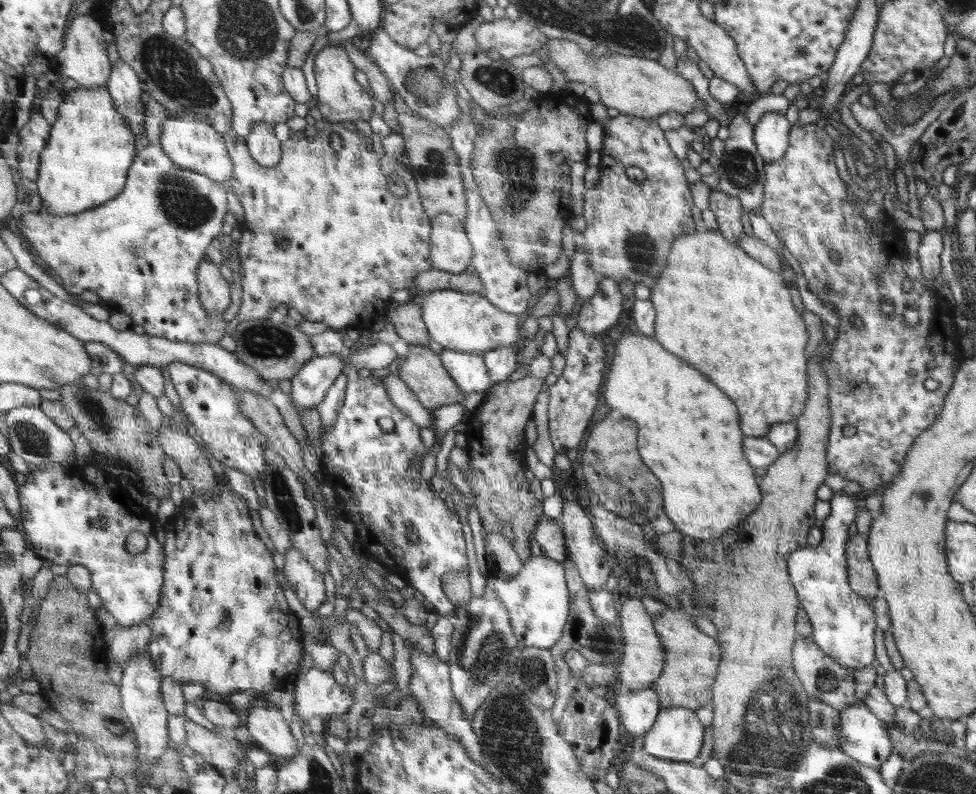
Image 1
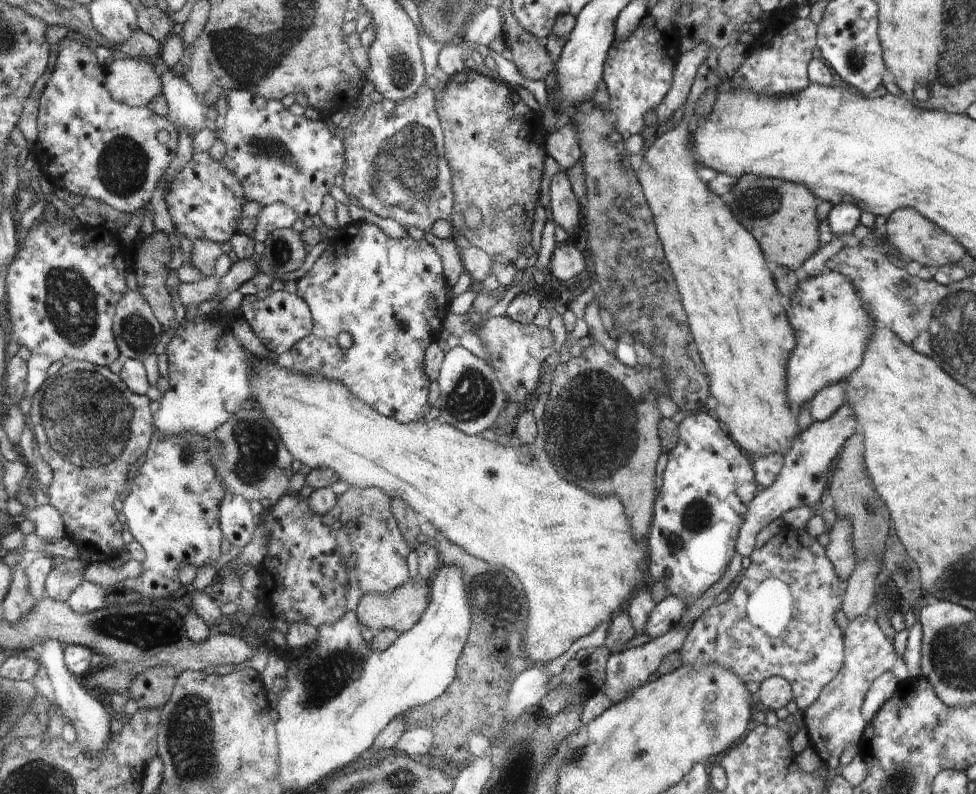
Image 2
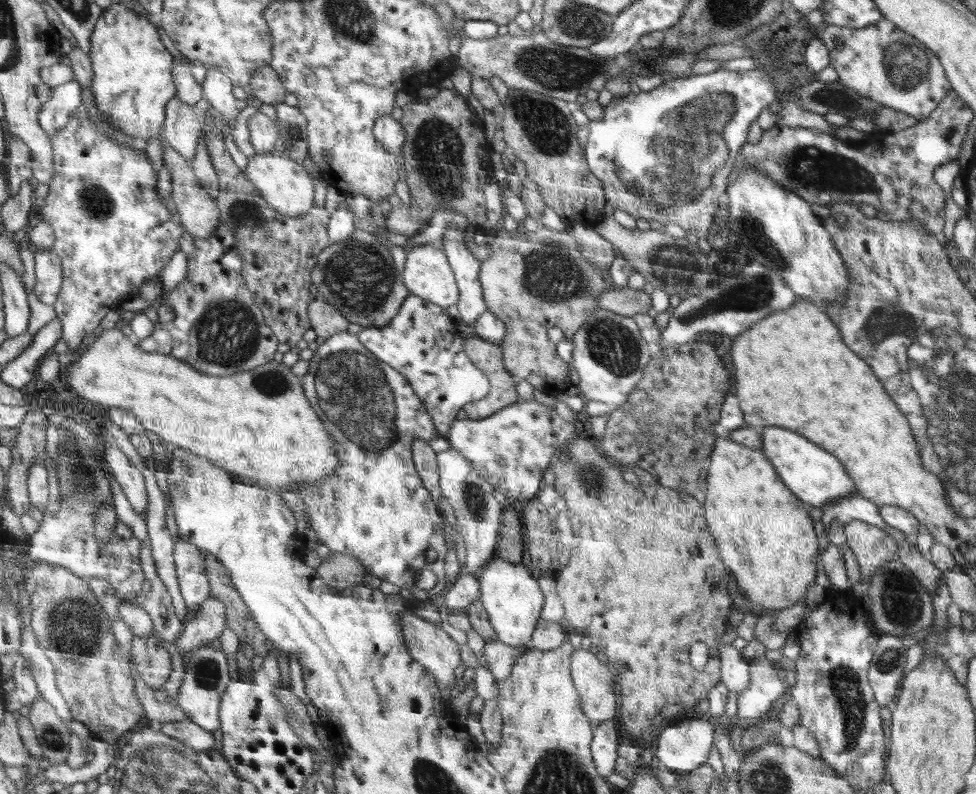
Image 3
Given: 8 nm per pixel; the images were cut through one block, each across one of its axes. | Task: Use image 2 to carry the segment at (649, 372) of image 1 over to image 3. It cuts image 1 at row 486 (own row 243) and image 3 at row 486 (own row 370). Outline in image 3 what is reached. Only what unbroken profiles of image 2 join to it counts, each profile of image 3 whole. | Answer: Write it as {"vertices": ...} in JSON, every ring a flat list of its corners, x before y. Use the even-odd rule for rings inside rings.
{"vertices":[[728,436,717,441,708,472,705,480,706,500,703,503,706,521,720,548,720,556,724,556,724,564,728,564,734,572,736,587,743,590,753,604,764,609,780,611,795,606,805,598,804,588,808,592,818,570,818,540,808,514,811,506,783,483,775,465,762,450,738,444]]}

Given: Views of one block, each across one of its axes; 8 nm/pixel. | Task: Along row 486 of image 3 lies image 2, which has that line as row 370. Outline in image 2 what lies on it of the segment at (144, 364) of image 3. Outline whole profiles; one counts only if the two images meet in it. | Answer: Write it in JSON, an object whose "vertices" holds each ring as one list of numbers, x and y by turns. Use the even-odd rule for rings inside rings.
{"vertices":[[257,358,261,364,259,379,255,380,256,401,260,403,260,410,268,414,268,420,276,425,279,435,282,437,285,447,295,459,312,469,327,468,334,471,339,480,345,480,352,487,380,489,390,498,405,500,418,514,421,520,428,520,437,528,438,533,451,540,454,544,461,546,468,554,477,559,482,559,493,565,500,564,510,568,516,576,520,576,520,582,524,584,528,598,529,613,526,627,526,638,522,646,522,656,534,661,534,664,547,664,558,659,570,648,570,645,581,636,590,635,591,632,600,626,604,620,610,620,614,614,618,614,628,604,632,598,632,590,641,586,646,586,646,560,649,557,649,546,646,546,647,540,638,541,632,530,631,523,626,515,626,509,623,507,622,500,617,496,610,495,601,497,593,495,584,490,579,485,567,481,552,464,551,458,544,452,544,440,536,438,528,446,504,446,500,442,492,442,484,439,480,435,469,435,463,433,460,429,449,425,439,419,430,419,428,421,418,421,409,423,400,423,392,417,385,417,376,412,375,409,368,406,362,399,350,392,349,388,340,381,328,379,320,373,313,375,304,375,300,371,280,367,276,361,264,362]]}

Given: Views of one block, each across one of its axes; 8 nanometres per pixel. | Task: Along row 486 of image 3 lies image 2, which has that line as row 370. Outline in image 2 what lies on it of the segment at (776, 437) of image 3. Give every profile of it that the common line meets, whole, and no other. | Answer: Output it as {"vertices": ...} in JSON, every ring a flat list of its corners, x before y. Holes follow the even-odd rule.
{"vertices":[[823,272,821,275,808,278,801,284,798,283,798,291,788,300,788,320,794,329,798,346,792,352,792,360,787,364,787,397,793,406,802,406,811,400,828,386,842,382,863,363,868,343,871,343,873,324,875,319,863,303,863,298,855,289,853,282,840,272]]}

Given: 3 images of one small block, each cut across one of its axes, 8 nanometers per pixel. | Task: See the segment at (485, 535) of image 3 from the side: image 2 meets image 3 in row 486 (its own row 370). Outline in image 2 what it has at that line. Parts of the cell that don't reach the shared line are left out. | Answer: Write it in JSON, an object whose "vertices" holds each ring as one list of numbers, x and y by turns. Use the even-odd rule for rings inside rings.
{"vertices":[[454,347,445,354,437,382,440,389,439,420,469,435,480,435,484,430,490,429,494,422,502,420,508,396,498,382,493,368,464,347]]}

